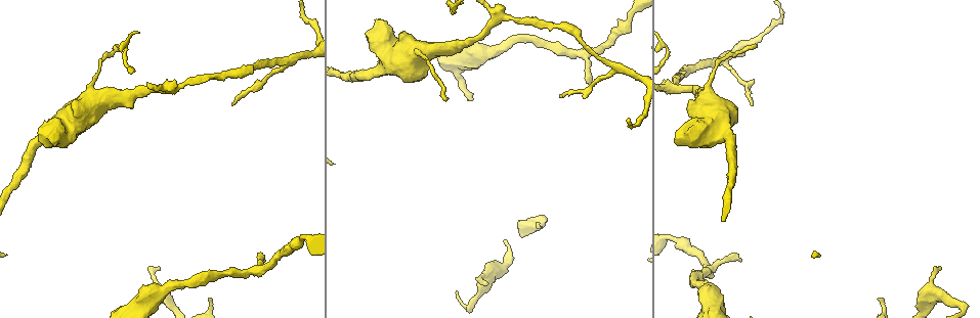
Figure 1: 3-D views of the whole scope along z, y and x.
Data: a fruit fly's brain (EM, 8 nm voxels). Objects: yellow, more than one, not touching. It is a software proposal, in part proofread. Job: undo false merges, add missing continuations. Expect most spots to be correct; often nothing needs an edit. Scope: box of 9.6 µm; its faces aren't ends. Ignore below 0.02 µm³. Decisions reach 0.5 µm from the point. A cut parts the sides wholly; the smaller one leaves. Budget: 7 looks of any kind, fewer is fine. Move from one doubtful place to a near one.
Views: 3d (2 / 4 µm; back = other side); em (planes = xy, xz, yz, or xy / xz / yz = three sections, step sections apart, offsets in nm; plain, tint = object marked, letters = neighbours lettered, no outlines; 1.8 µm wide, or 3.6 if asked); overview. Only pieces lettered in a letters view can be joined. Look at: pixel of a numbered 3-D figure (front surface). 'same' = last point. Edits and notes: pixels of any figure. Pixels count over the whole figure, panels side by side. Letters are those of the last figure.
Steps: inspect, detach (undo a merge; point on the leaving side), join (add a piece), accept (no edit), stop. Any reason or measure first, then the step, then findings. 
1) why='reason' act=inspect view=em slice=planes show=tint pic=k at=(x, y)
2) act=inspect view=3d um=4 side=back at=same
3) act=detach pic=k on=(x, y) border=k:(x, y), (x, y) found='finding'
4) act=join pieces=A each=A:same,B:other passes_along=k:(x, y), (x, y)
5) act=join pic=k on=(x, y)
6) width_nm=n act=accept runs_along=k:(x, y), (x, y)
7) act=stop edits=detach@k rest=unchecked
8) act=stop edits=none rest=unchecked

why='long arm stops here' act=inspect view=3d um=4 pic=1 at=(537, 224)

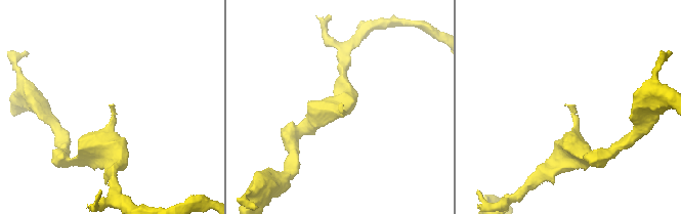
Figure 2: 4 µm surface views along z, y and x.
act=inspect view=em slice=planes show=plain pic=2 at=(567, 106)

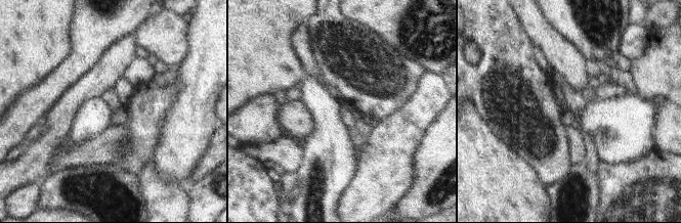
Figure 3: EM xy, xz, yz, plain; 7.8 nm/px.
why='see the neighbours' act=inspect view=em slice=planes show=letters at=same

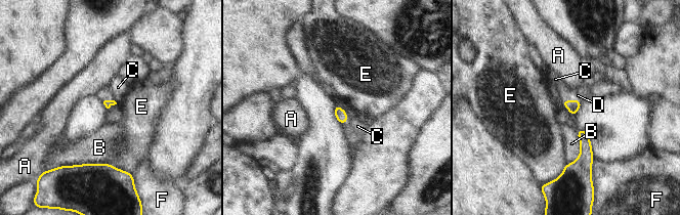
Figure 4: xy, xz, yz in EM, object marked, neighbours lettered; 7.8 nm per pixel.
act=join pieces=D each=A:other,B:other,C:other,D:same,E:other,F:other passes_along=4:(572, 105), (569, 100), (564, 94) found='it goes on there'

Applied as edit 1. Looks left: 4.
why='branch stops here' act=inspect view=3d um=4 pic=1 at=(938, 268)

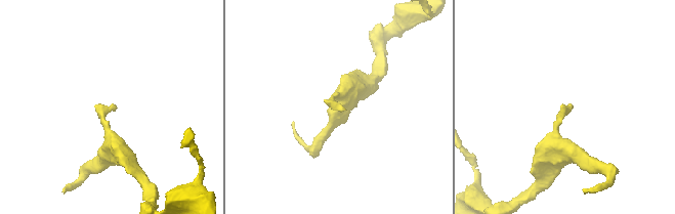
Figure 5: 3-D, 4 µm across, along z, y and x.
act=inspect view=em slice=planes show=plain pic=5 at=(343, 107)

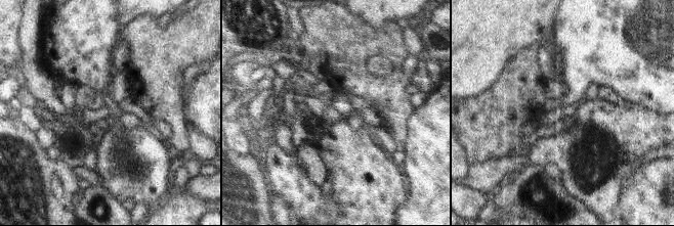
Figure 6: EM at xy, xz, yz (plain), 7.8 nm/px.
why='see the neighbours' act=inspect view=em slice=planes show=letters at=same

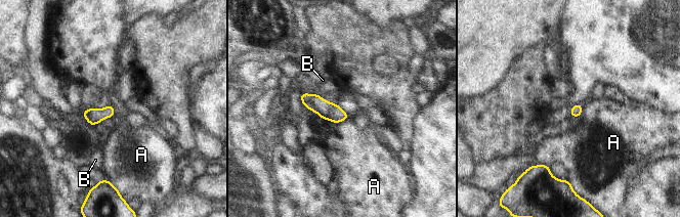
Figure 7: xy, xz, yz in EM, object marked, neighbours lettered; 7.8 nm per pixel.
longest_contact=A:130nm act=accept each=A:other,B:other found='no lettered piece goes on from it'

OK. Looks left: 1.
act=stop edits=join@4 rest=unchecked

